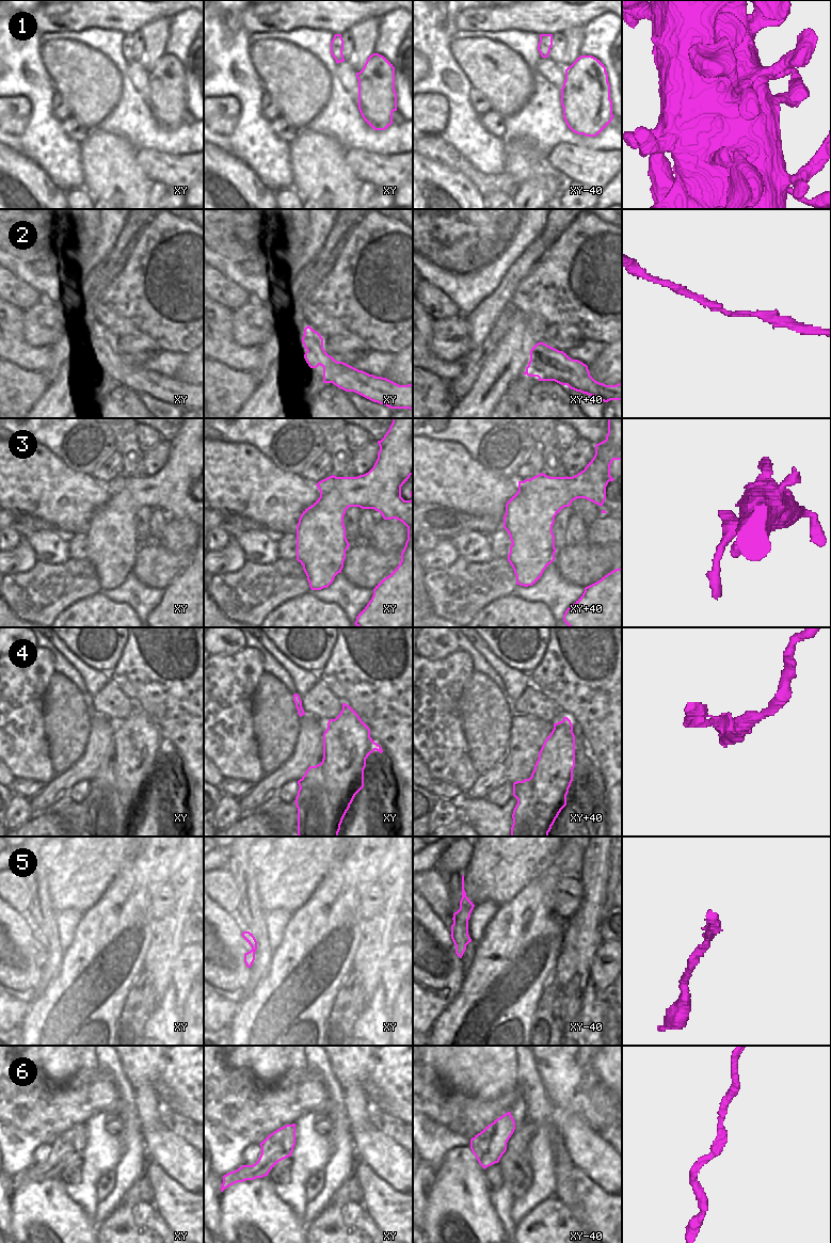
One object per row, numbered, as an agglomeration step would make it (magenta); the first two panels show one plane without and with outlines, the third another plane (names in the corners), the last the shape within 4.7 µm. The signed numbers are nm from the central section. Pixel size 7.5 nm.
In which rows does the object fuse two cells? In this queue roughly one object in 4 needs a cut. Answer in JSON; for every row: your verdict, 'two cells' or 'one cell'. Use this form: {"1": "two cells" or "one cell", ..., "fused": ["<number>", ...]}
{"1": "one cell", "2": "one cell", "3": "one cell", "4": "two cells", "5": "one cell", "6": "one cell", "fused": ["4"]}

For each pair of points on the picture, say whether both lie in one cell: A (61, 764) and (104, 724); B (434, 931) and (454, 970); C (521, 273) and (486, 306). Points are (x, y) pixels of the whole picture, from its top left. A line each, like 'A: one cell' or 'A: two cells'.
A: two cells
B: one cell
C: one cell

